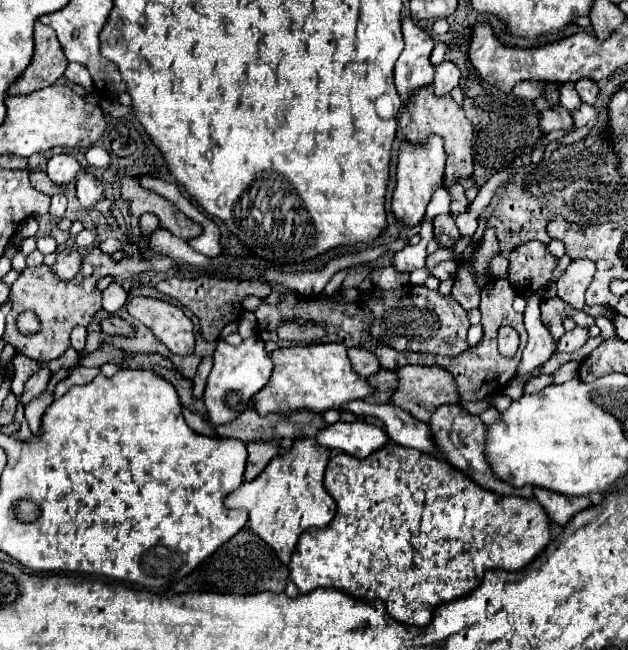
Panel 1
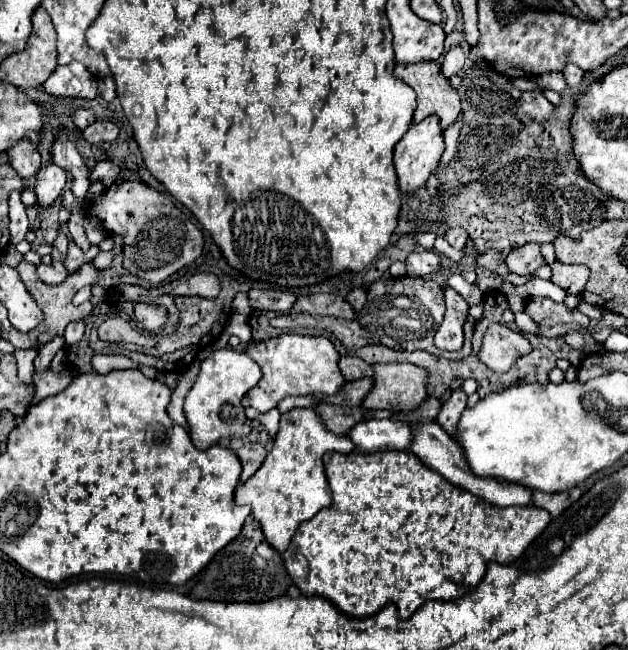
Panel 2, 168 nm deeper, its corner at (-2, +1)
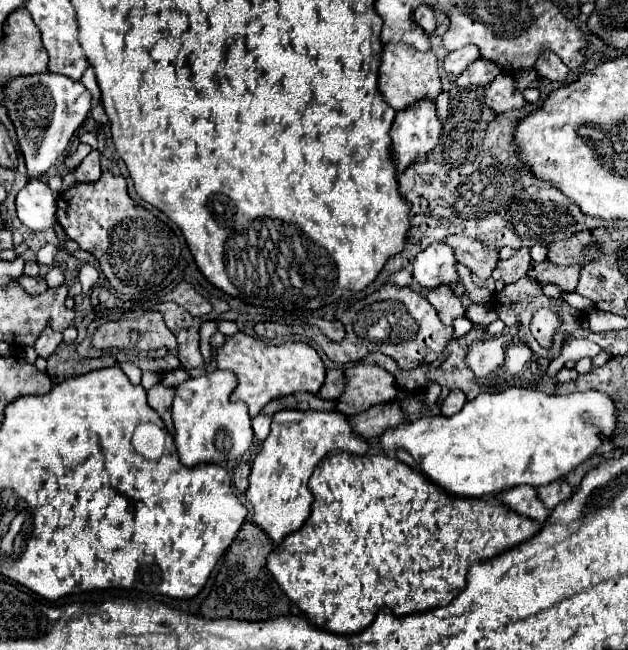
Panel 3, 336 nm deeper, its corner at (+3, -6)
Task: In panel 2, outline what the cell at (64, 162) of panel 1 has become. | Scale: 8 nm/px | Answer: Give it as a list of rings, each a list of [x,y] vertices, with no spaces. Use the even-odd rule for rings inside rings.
[[[48,165],[48,167],[40,169],[36,175],[36,187],[34,187],[36,205],[44,211],[50,209],[56,203],[56,199],[60,197],[64,185],[66,185],[66,171],[62,167]]]

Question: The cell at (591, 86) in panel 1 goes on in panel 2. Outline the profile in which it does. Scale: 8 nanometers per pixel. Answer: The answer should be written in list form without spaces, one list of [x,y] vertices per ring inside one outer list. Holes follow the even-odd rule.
[[[568,63],[568,65],[564,65],[564,71],[562,71],[562,75],[564,75],[564,79],[566,79],[566,83],[568,83],[570,87],[580,87],[584,71],[582,71],[580,67],[576,67],[576,65]]]

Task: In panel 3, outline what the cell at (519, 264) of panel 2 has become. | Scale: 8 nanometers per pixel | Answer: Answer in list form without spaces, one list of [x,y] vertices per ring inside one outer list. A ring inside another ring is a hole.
[[[523,248],[523,250],[517,250],[513,258],[497,262],[493,270],[493,278],[501,280],[503,284],[513,284],[519,278],[527,276],[529,266],[531,266],[531,254],[529,254],[529,248]]]

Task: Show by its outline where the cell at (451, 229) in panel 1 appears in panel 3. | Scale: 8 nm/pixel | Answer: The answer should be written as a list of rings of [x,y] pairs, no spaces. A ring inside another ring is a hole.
[[[447,236],[445,244],[453,248],[457,262],[465,264],[473,274],[477,274],[483,280],[491,276],[497,264],[495,250],[487,250],[479,240],[473,240],[467,236]]]

